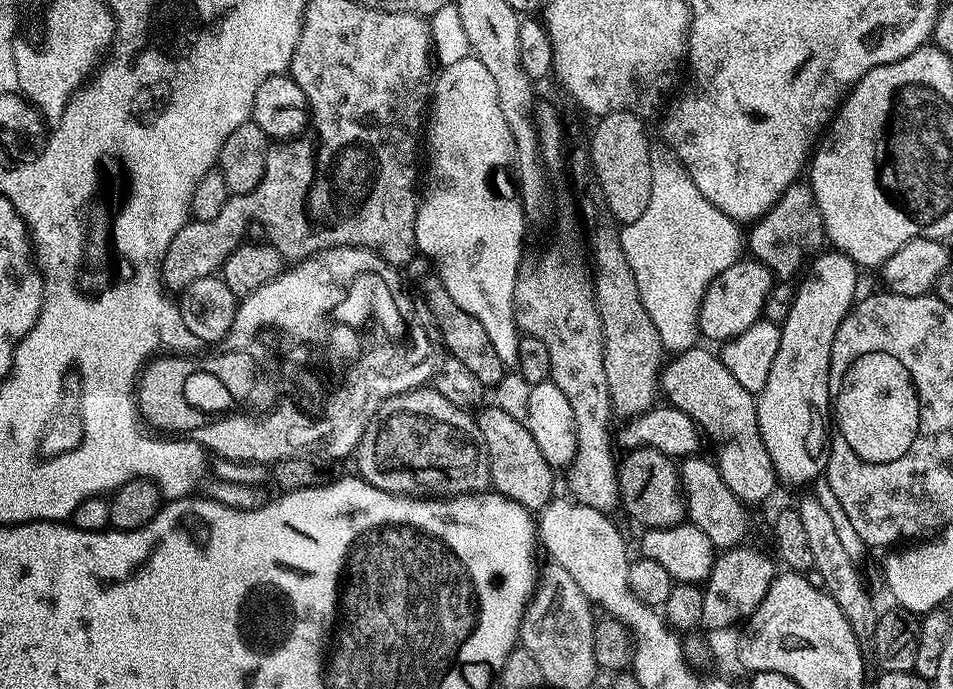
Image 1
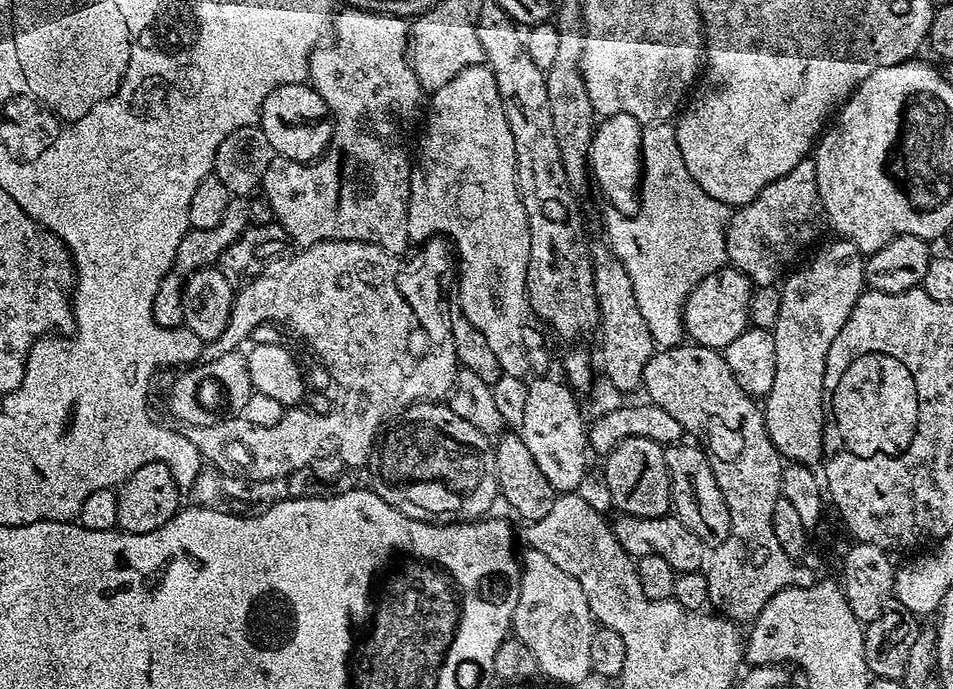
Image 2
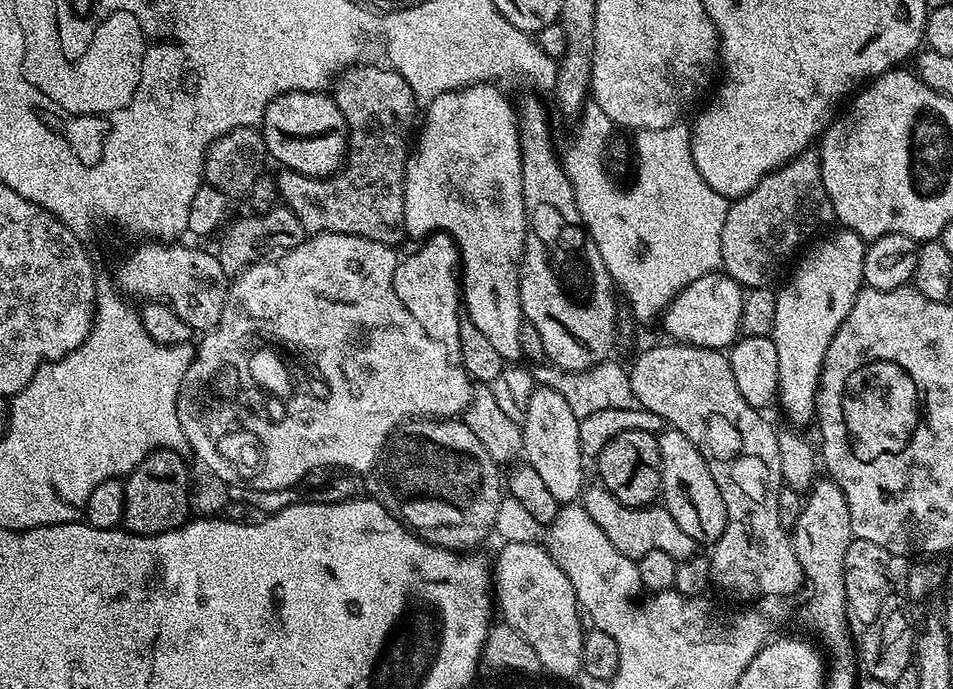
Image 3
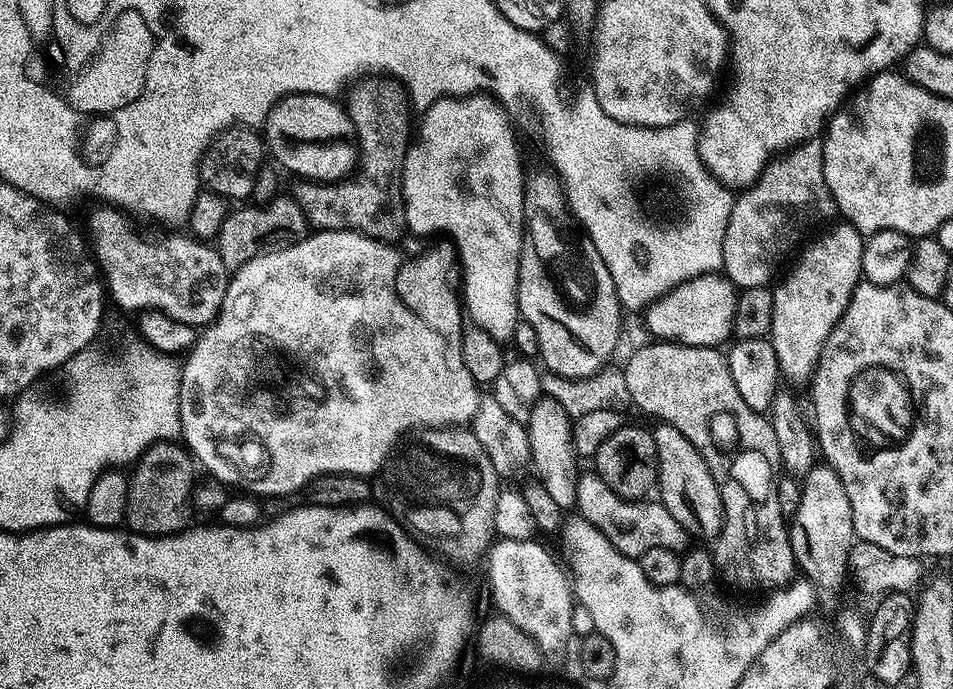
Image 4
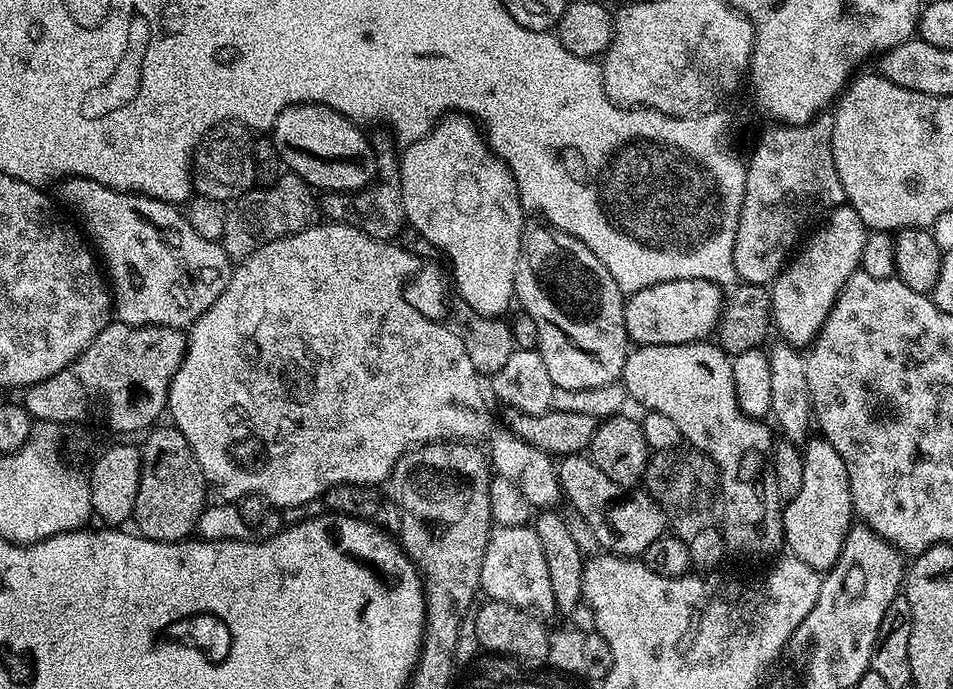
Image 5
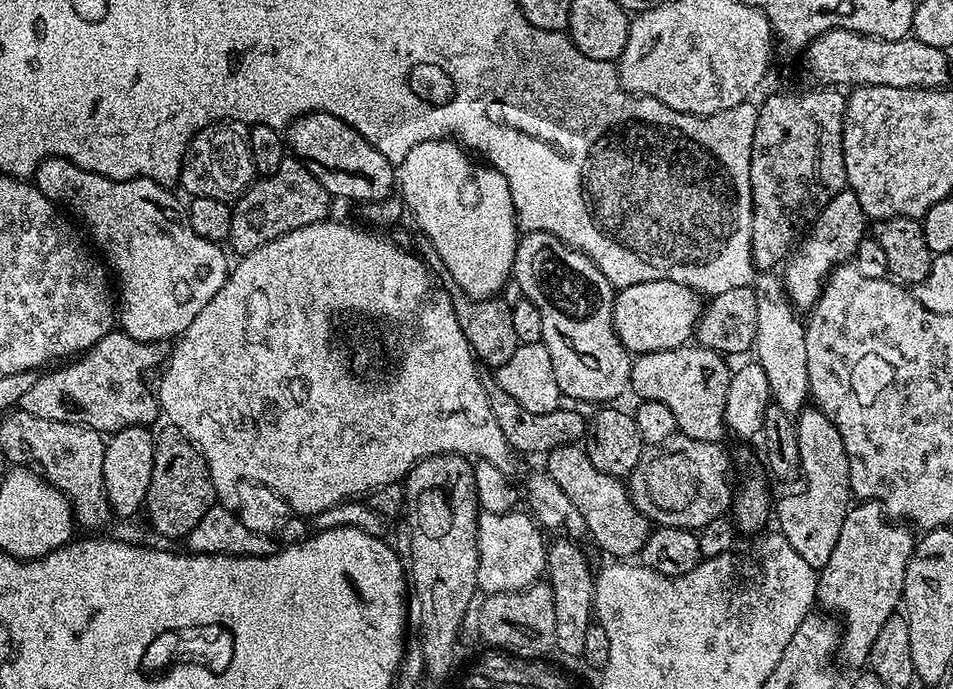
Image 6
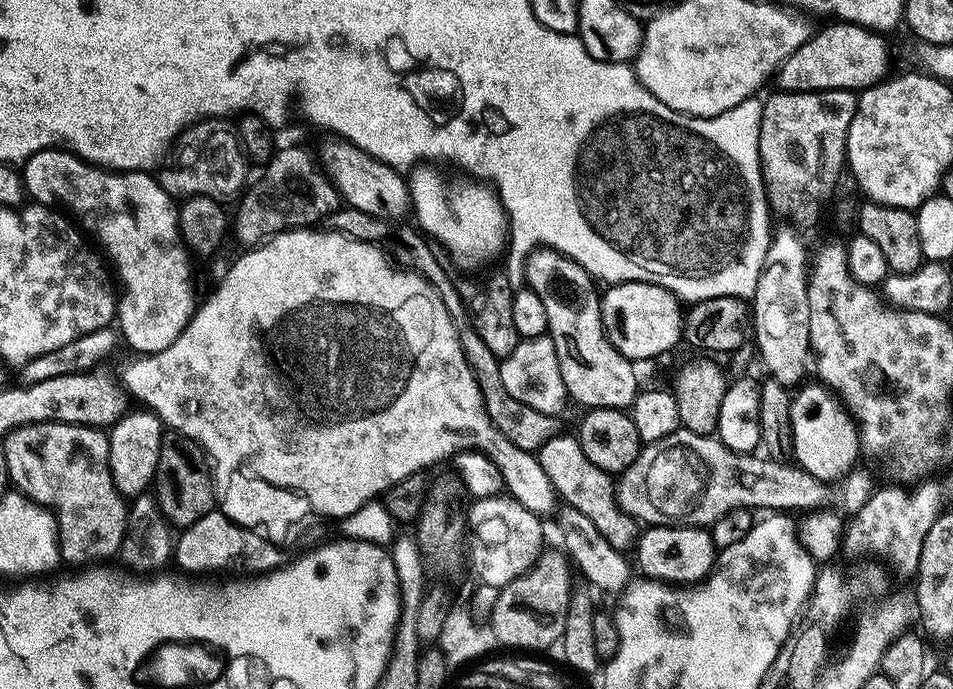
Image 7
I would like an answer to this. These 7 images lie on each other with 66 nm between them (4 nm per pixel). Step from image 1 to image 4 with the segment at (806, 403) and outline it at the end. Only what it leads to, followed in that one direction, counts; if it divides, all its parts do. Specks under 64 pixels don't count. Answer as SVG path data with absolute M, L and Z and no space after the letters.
M839 222L828 232L812 241L801 251L802 256L792 272L783 280L782 284L773 289L774 318L770 339L774 346L774 354L778 354L781 373L807 381L816 371L816 363L822 354L822 346L826 338L830 338L830 330L842 318L842 314L848 305L848 299L852 297L858 283L861 281L863 272L862 250L864 249L865 237L855 226L849 222Z

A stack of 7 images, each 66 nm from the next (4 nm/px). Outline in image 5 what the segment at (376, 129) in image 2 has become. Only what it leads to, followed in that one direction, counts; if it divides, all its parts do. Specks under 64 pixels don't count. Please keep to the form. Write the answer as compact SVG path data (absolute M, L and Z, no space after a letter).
M385 134L374 140L374 151L378 178L373 180L367 188L362 188L358 192L334 192L325 195L322 200L322 212L329 221L349 224L352 228L362 230L370 238L392 242L397 239L396 235L406 228L398 148L393 137Z

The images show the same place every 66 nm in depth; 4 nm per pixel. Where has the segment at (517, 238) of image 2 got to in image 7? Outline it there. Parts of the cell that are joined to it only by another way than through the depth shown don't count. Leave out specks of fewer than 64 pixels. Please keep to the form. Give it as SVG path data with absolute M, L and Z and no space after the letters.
M424 162L411 169L406 180L410 208L413 213L416 211L415 223L448 251L457 269L480 268L490 263L505 251L510 240L504 203L487 183L463 175L443 176L432 164L435 163Z

